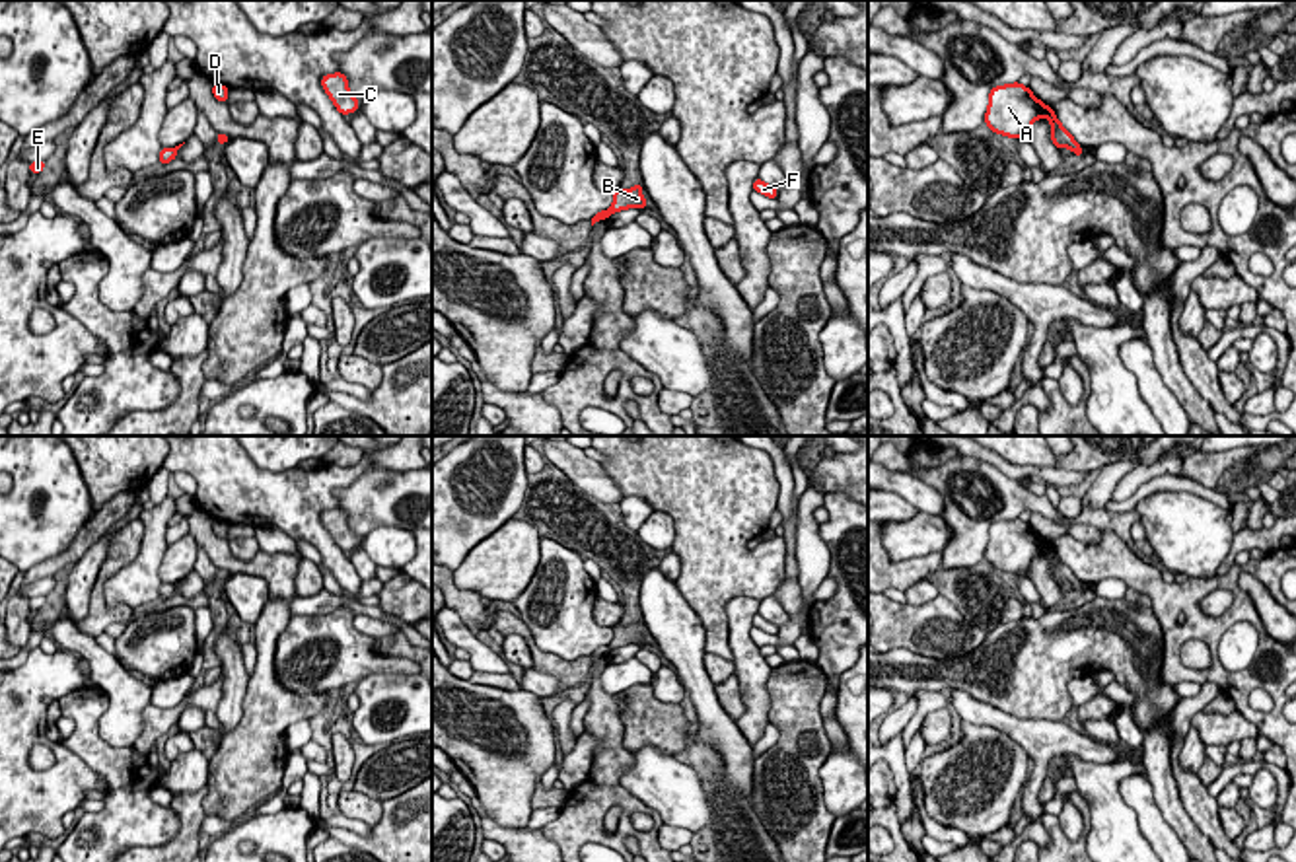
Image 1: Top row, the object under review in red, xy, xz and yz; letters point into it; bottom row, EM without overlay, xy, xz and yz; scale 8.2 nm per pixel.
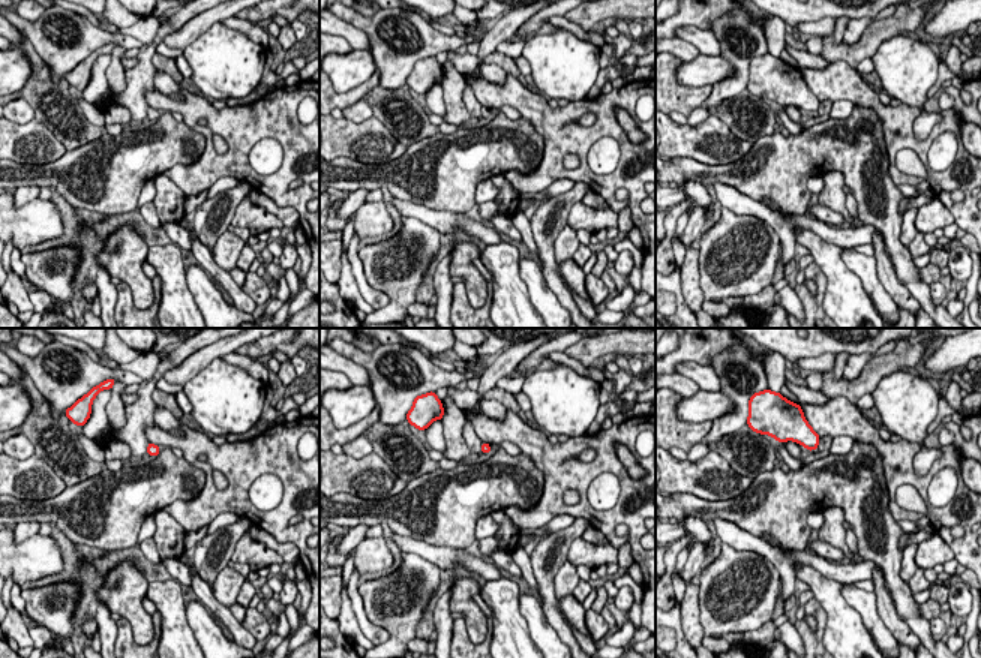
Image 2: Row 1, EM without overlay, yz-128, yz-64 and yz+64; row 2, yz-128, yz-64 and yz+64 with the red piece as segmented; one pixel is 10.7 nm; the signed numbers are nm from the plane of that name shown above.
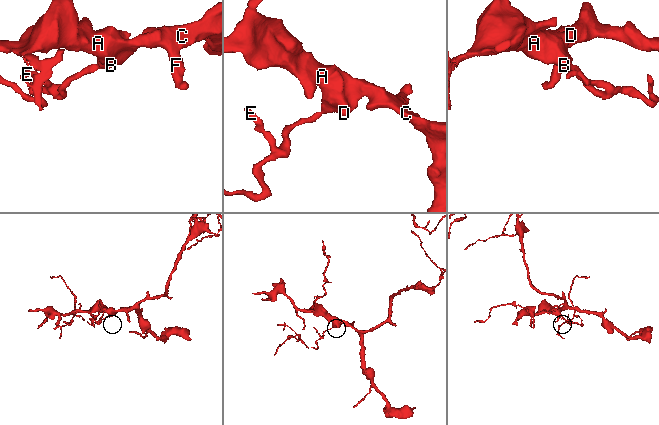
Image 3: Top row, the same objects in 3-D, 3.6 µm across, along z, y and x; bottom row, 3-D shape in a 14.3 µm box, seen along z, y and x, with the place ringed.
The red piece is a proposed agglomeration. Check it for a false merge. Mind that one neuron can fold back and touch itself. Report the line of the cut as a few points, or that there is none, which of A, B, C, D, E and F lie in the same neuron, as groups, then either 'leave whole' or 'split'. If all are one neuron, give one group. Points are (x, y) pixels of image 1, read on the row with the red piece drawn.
cut in yz along (1080, 150), (1077, 156); A B C D F / E; split

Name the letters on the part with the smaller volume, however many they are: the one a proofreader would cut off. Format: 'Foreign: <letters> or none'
Foreign: E

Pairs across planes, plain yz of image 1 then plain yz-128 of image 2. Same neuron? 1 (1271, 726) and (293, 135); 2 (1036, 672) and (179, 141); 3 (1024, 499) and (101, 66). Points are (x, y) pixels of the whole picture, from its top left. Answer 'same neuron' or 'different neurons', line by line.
1: same neuron
2: same neuron
3: different neurons

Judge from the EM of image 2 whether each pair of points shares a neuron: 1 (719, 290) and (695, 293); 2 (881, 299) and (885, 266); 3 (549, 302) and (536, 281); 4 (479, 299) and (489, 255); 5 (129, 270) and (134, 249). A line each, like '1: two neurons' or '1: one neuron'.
1: two neurons
2: two neurons
3: one neuron
4: two neurons
5: one neuron

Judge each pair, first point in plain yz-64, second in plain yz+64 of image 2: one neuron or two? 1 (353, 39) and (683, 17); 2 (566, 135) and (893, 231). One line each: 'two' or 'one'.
1: two
2: two

